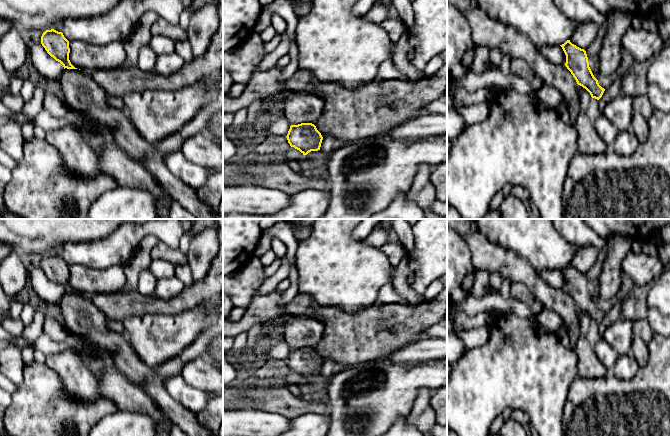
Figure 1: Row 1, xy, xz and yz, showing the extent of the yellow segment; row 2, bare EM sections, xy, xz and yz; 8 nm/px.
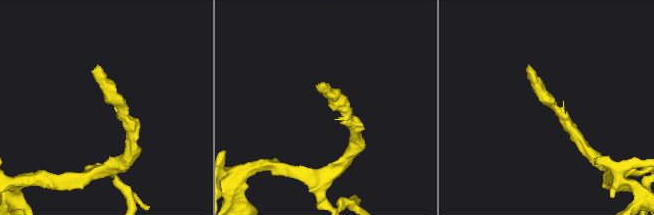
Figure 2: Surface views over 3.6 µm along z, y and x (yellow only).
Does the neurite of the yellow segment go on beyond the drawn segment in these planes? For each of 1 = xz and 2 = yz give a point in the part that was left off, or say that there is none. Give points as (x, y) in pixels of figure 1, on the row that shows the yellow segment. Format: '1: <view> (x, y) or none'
1: xz (299, 107)
2: yz (485, 31)

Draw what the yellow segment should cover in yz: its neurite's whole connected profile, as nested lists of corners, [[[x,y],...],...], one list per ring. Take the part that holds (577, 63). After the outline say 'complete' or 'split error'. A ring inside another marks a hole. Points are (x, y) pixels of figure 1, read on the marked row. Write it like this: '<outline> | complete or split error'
[[[480,8],[468,9],[463,13],[476,46],[499,49],[512,59],[523,59],[533,72],[549,86],[557,89],[568,105],[579,102],[577,86],[585,88],[592,98],[599,100],[605,89],[594,77],[586,51],[567,40],[560,45],[566,55],[564,65],[555,65],[543,57],[531,40],[513,27],[491,18]]] | split error

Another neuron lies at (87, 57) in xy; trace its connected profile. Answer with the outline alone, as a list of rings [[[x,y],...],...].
[[[79,40],[69,42],[69,60],[82,71],[92,73],[95,70],[110,70],[122,67],[126,59],[126,51],[122,42],[114,42],[105,46],[97,46]]]

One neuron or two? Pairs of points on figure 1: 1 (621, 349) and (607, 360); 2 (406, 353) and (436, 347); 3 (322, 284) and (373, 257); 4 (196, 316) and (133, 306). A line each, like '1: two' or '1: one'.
1: two
2: one
3: one
4: two

